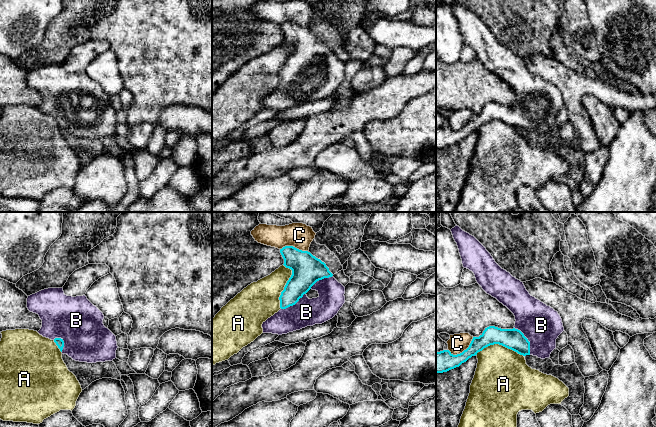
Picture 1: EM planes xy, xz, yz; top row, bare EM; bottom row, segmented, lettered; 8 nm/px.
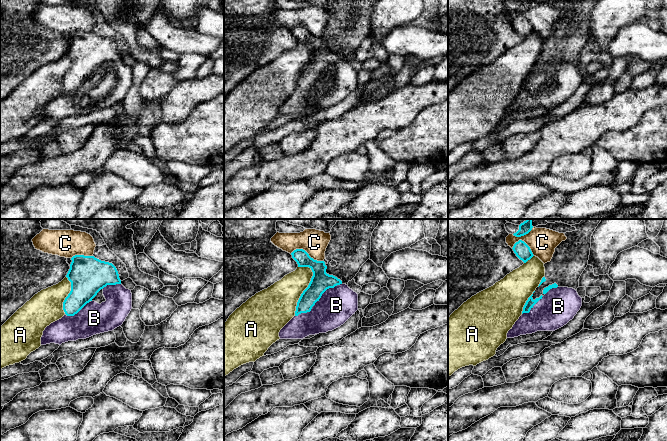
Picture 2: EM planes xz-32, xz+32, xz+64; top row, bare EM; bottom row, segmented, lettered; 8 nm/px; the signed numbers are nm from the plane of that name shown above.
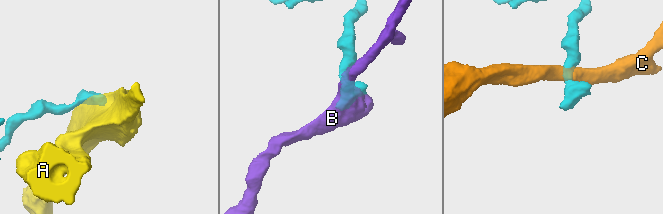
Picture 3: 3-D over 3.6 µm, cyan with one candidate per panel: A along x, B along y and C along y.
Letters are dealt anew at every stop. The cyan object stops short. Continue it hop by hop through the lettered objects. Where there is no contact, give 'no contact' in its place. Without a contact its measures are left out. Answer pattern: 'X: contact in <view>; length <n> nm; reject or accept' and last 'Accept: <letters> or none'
A: contact in yz; length 380 nm; reject
B: contact in yz; length 260 nm; accept
C: contact in yz; length 240 nm; reject
Accept: B

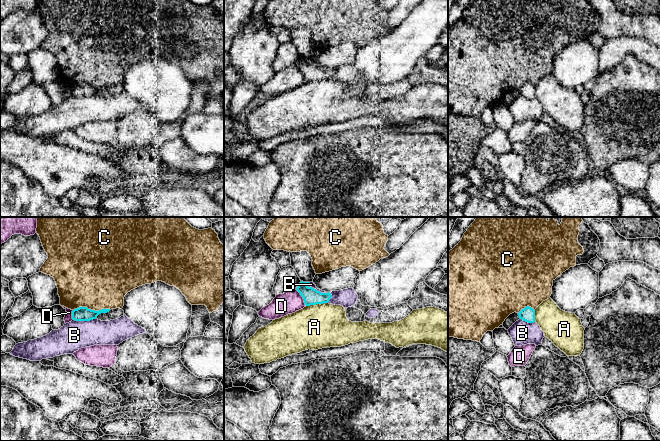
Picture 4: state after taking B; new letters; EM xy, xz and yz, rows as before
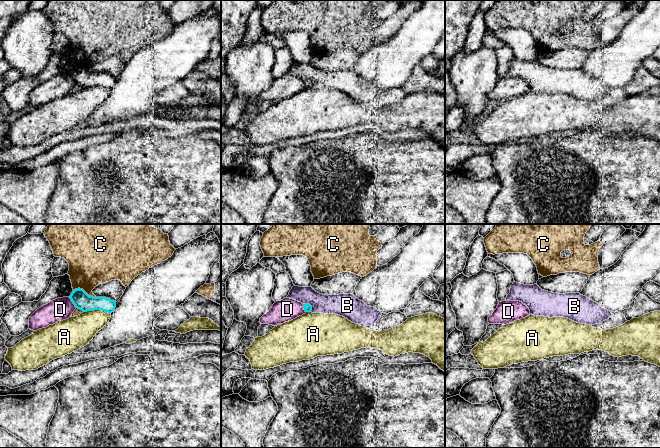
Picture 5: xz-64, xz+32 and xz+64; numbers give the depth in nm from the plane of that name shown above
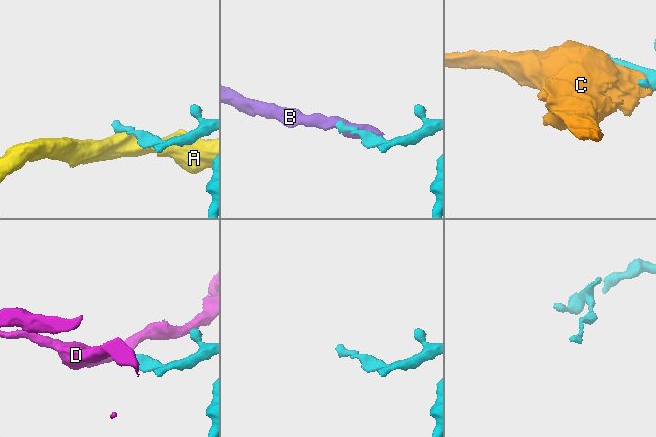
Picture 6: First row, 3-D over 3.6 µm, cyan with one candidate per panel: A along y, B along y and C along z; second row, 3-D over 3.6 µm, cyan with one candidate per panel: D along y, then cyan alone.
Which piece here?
A: contact in xz; length 180 nm; reject
B: contact in xz; length 240 nm; reject
C: contact in xy; length 300 nm; reject
D: contact in xz; length 160 nm; reject
Accept: none

